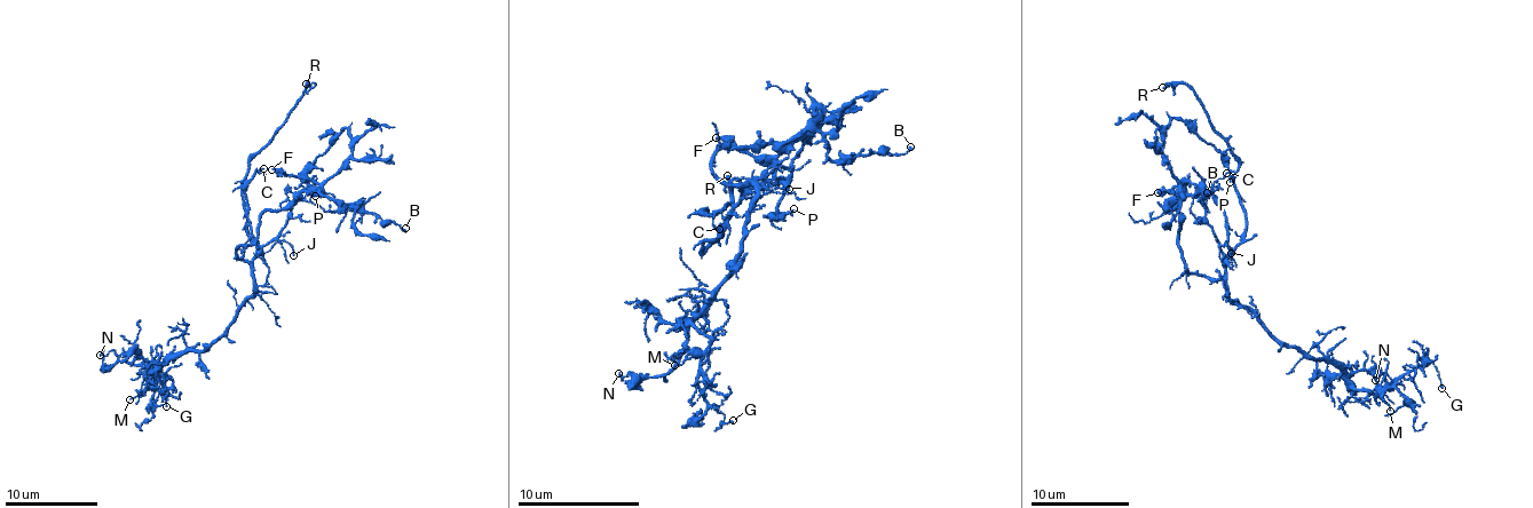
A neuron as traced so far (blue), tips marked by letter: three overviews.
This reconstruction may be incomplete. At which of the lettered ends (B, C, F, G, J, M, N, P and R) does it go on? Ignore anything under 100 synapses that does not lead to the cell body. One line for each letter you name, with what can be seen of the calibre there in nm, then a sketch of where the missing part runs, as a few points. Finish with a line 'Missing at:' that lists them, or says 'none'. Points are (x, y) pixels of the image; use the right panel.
R: calibre 160 nm
Missing at: R

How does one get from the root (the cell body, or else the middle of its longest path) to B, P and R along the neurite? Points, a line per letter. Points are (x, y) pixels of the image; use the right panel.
B: (1226, 283), (1227, 263), (1194, 193), (1196, 185), (1185, 183), (1174, 198), (1190, 197), (1203, 185), (1207, 192)
P: (1226, 283), (1227, 263), (1196, 185), (1176, 180), (1162, 151), (1168, 122), (1192, 122), (1217, 149), (1230, 182)
R: (1226, 283), (1227, 256), (1245, 235), (1245, 207), (1234, 183), (1238, 163), (1187, 86), (1169, 81), (1162, 87)

